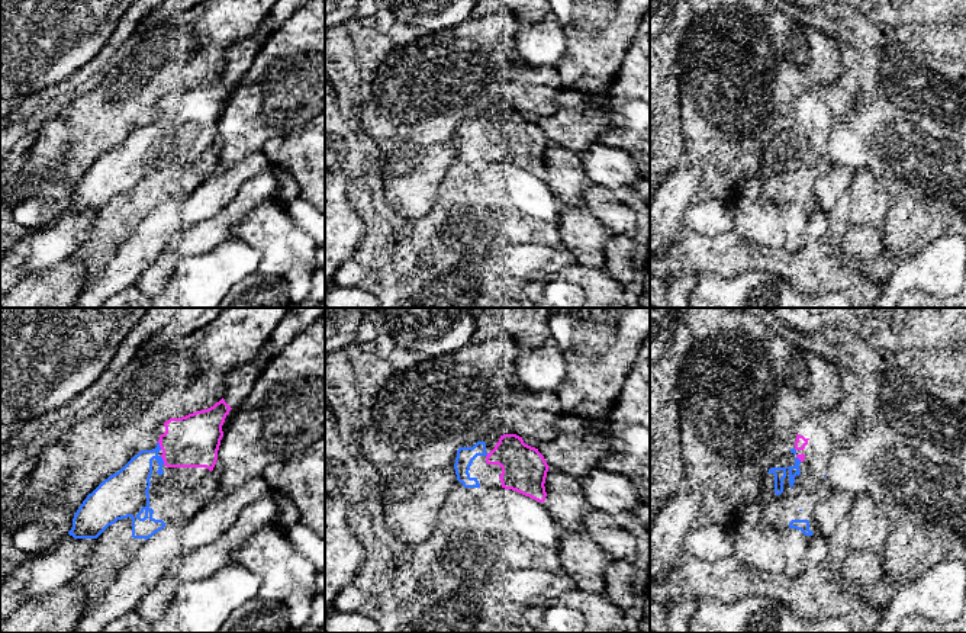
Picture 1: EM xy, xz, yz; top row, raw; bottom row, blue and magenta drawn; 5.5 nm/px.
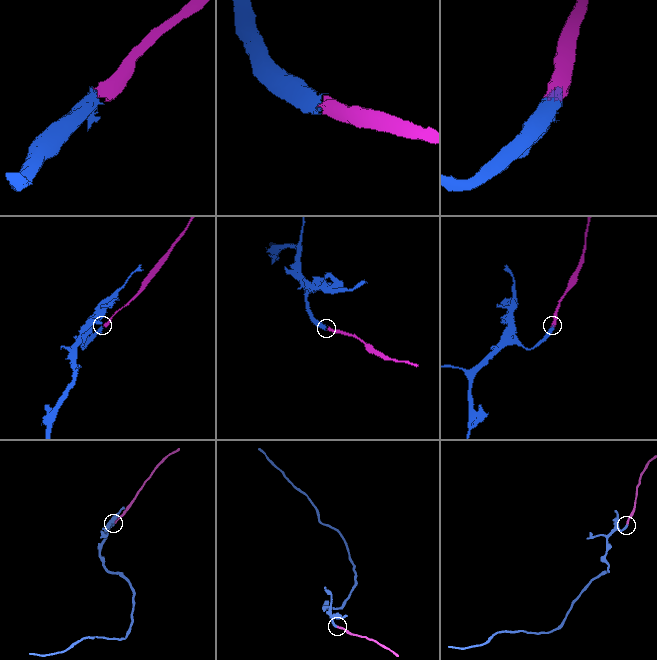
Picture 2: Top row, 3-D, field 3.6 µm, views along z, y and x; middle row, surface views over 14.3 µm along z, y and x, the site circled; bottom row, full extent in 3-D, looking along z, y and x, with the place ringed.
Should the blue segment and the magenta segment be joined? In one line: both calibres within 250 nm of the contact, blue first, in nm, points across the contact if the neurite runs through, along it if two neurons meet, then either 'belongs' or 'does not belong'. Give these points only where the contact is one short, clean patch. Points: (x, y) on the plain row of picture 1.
calibres 190 and 280 nm; belongs

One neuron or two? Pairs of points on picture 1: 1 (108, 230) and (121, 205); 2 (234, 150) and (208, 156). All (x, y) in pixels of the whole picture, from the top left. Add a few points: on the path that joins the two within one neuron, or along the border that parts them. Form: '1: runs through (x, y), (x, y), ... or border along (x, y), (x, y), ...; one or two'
1: runs through (112, 224), (118, 211); one
2: border along (212, 145), (218, 153), (218, 169); two

